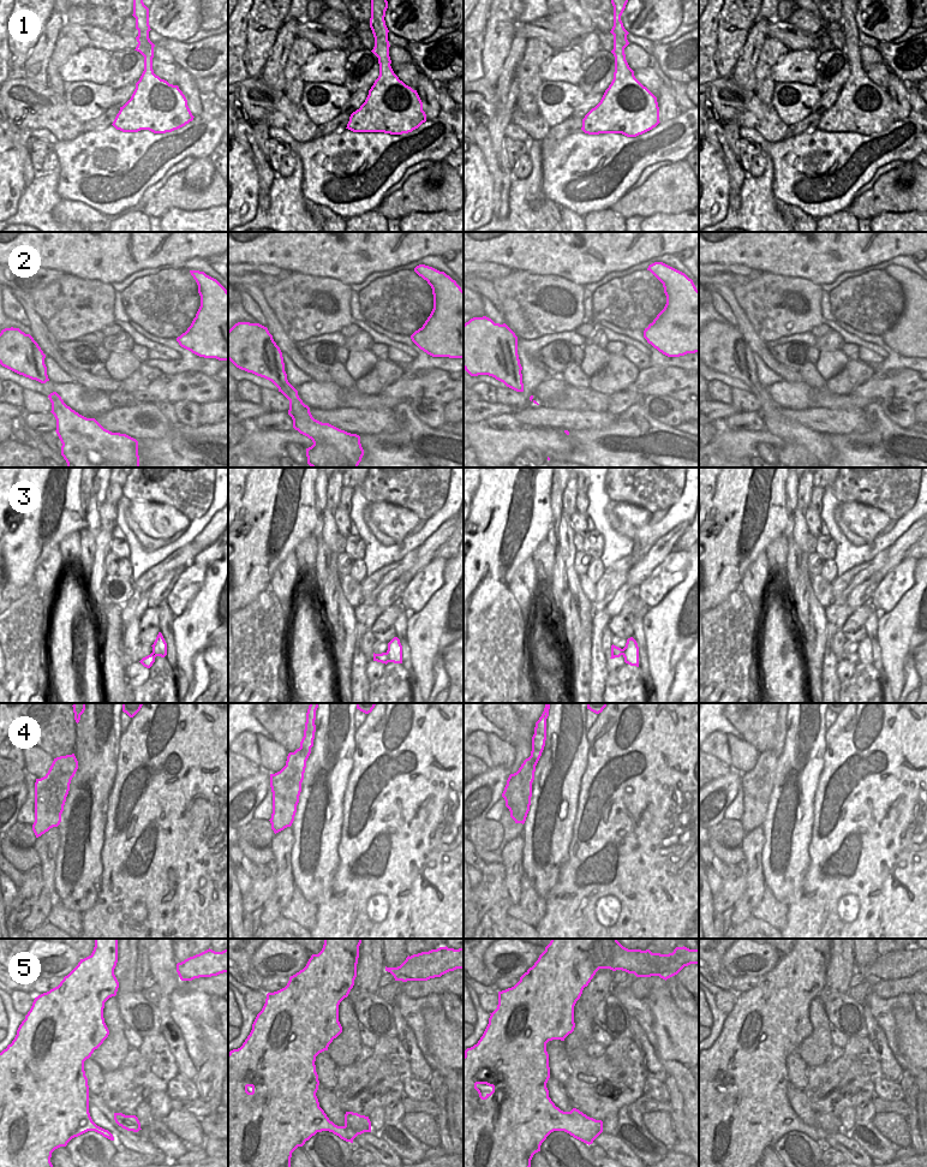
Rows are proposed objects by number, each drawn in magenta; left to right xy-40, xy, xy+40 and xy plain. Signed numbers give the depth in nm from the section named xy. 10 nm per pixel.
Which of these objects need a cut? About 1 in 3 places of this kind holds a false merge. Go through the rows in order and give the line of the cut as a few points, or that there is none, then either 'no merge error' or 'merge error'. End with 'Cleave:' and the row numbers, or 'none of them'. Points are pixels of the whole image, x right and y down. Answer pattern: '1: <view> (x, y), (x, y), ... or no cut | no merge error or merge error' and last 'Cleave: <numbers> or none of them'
1: no cut | no merge error
2: no cut | no merge error
3: xy (386, 653), (389, 661) | merge error
4: xy (310, 745), (303, 754), (297, 749) | merge error
5: no cut | no merge error
Cleave: 3, 4

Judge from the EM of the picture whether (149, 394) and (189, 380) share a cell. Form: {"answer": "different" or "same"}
{"answer": "same"}

